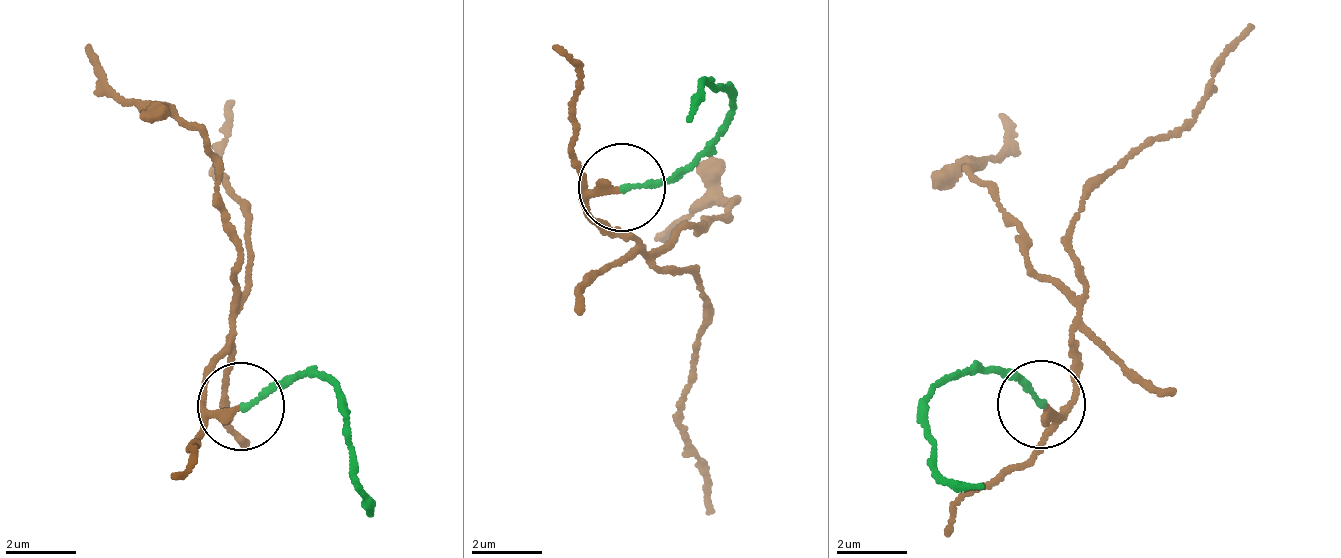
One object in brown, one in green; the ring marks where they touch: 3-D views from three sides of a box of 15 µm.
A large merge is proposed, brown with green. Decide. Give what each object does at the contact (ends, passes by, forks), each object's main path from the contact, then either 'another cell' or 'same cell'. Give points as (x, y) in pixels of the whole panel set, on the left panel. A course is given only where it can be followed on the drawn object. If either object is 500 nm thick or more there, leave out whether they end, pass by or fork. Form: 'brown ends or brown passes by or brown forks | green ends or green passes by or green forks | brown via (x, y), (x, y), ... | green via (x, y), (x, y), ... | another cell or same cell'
brown ends | green ends | brown via (238, 404), (206, 409), (206, 392), (253, 261), (249, 208), (216, 169), (223, 99) | green via (238, 404), (285, 387), (313, 371), (341, 396), (353, 471), (368, 514) | another cell

